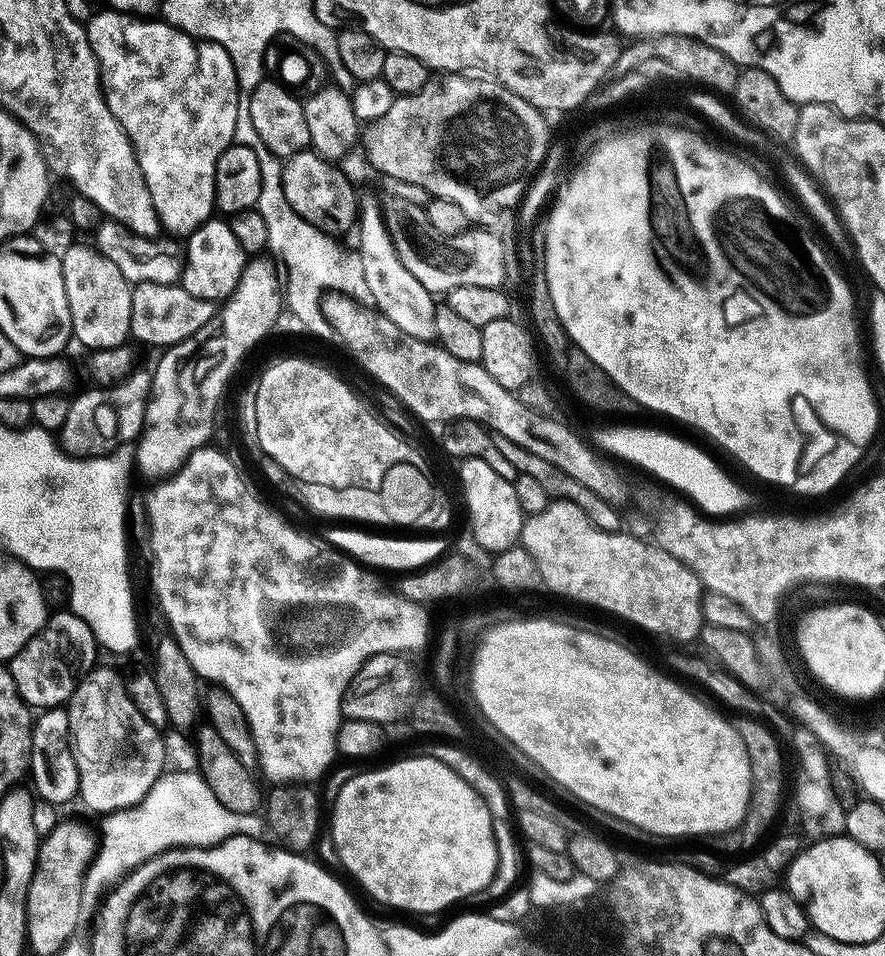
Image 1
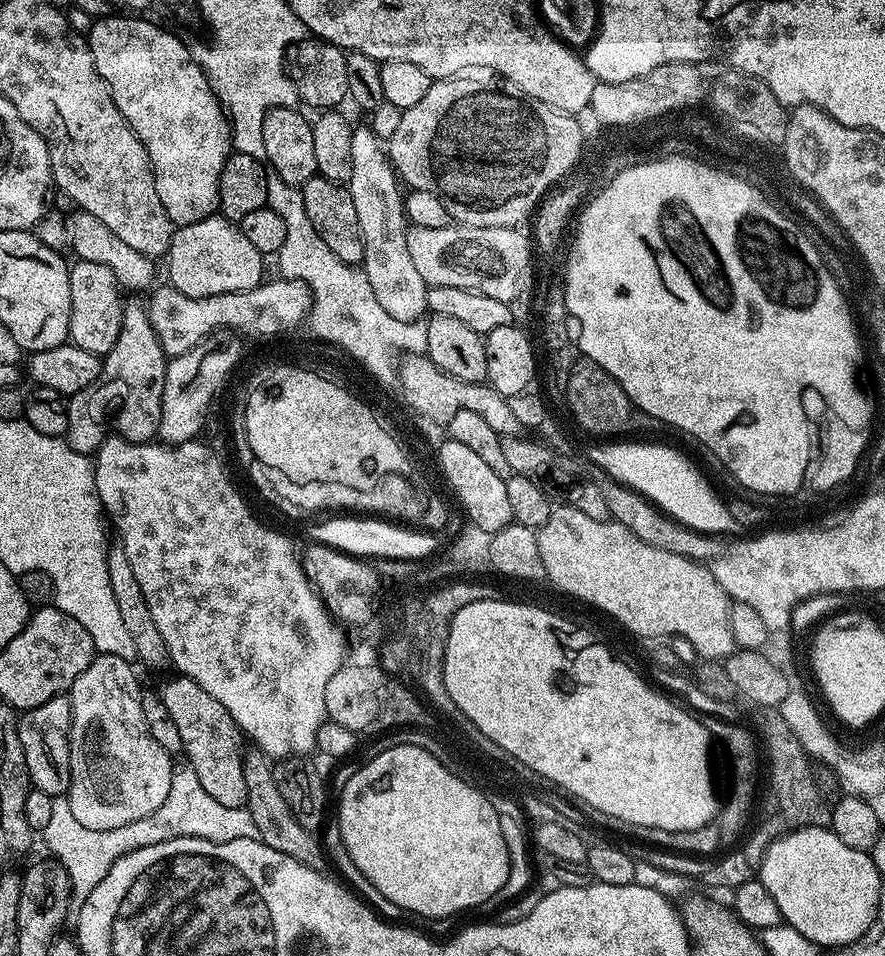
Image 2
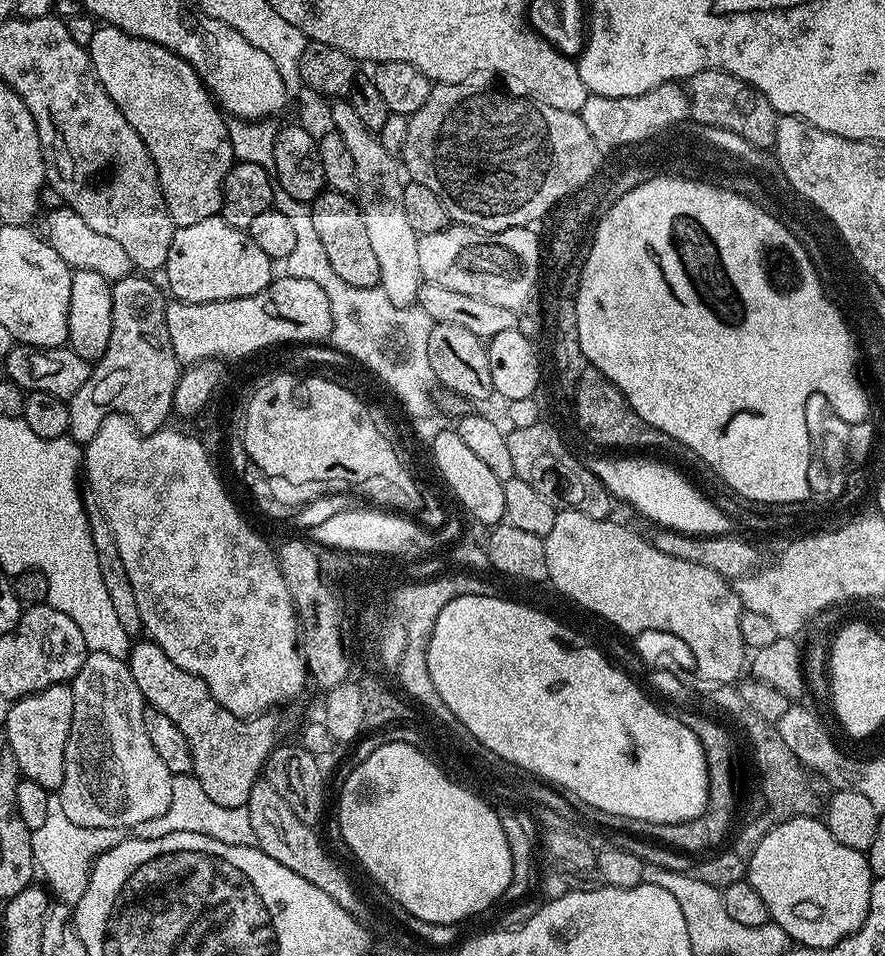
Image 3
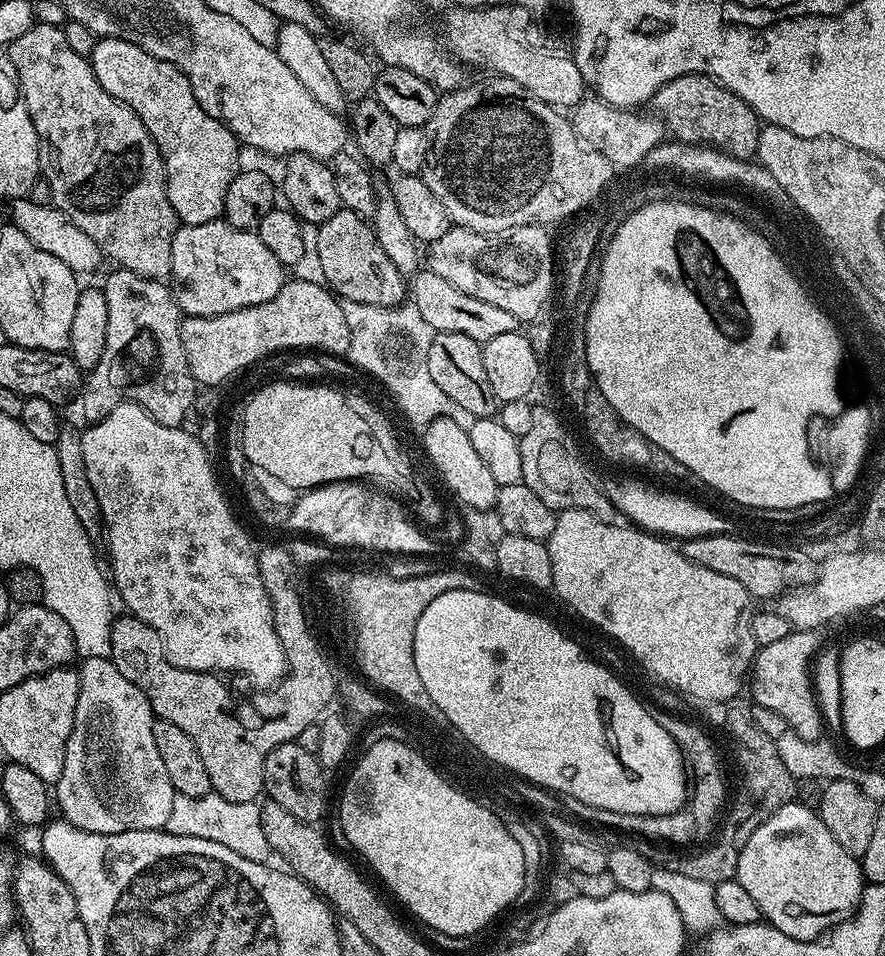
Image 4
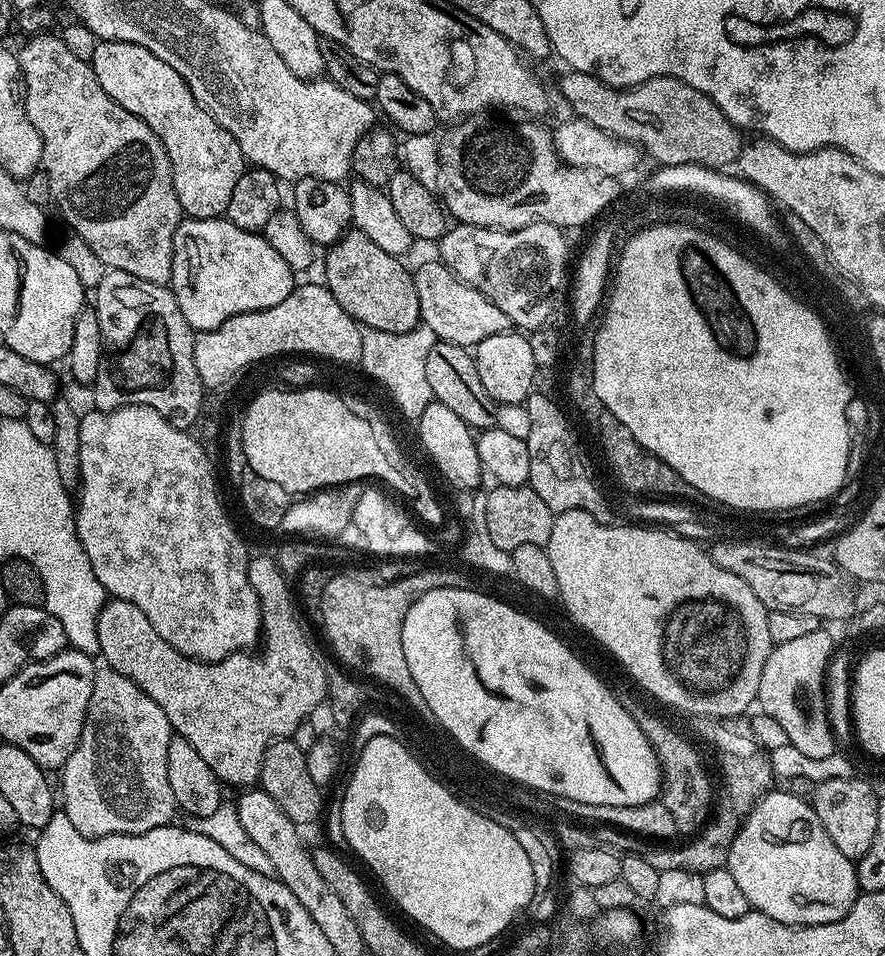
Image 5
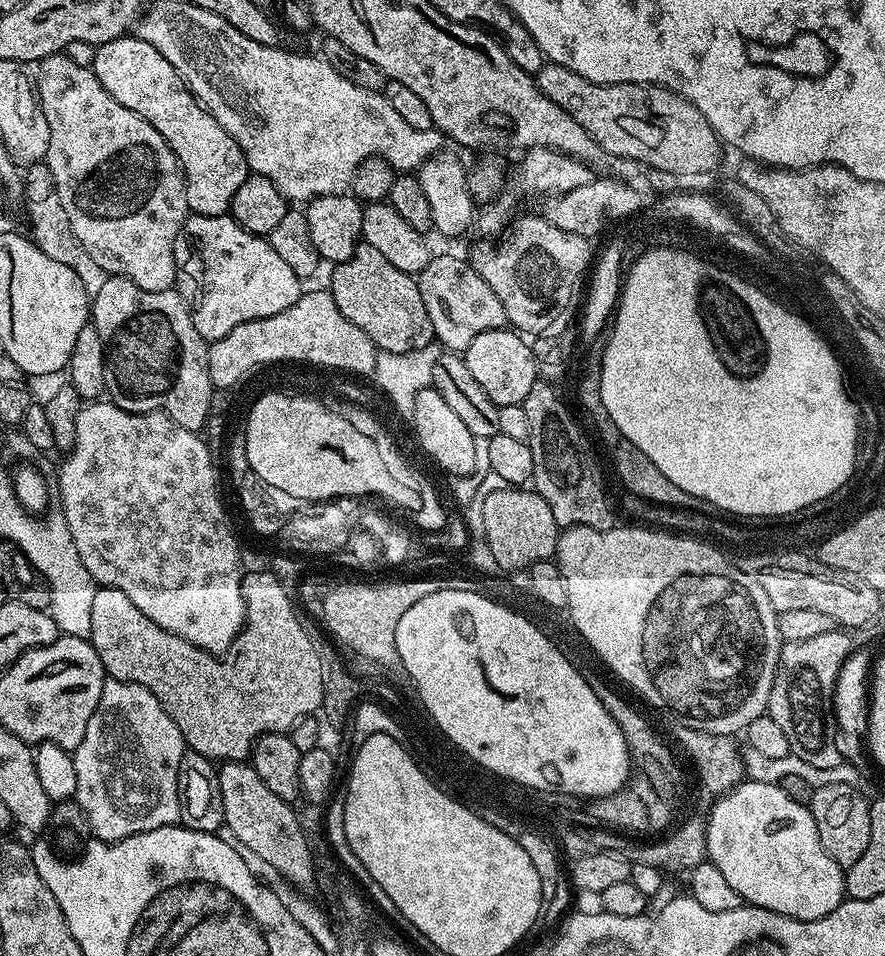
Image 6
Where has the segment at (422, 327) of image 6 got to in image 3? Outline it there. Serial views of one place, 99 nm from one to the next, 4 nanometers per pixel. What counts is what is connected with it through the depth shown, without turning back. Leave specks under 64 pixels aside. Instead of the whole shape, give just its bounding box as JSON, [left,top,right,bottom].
[310,190,380,287]

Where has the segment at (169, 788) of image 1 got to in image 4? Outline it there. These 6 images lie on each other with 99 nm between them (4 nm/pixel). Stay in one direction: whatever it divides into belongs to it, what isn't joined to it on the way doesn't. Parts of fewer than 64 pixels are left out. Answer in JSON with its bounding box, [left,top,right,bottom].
[164,793,272,863]

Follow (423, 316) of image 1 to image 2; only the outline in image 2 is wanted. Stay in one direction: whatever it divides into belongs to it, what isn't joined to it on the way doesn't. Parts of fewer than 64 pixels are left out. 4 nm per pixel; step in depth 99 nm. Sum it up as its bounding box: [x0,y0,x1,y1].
[346,127,428,321]

